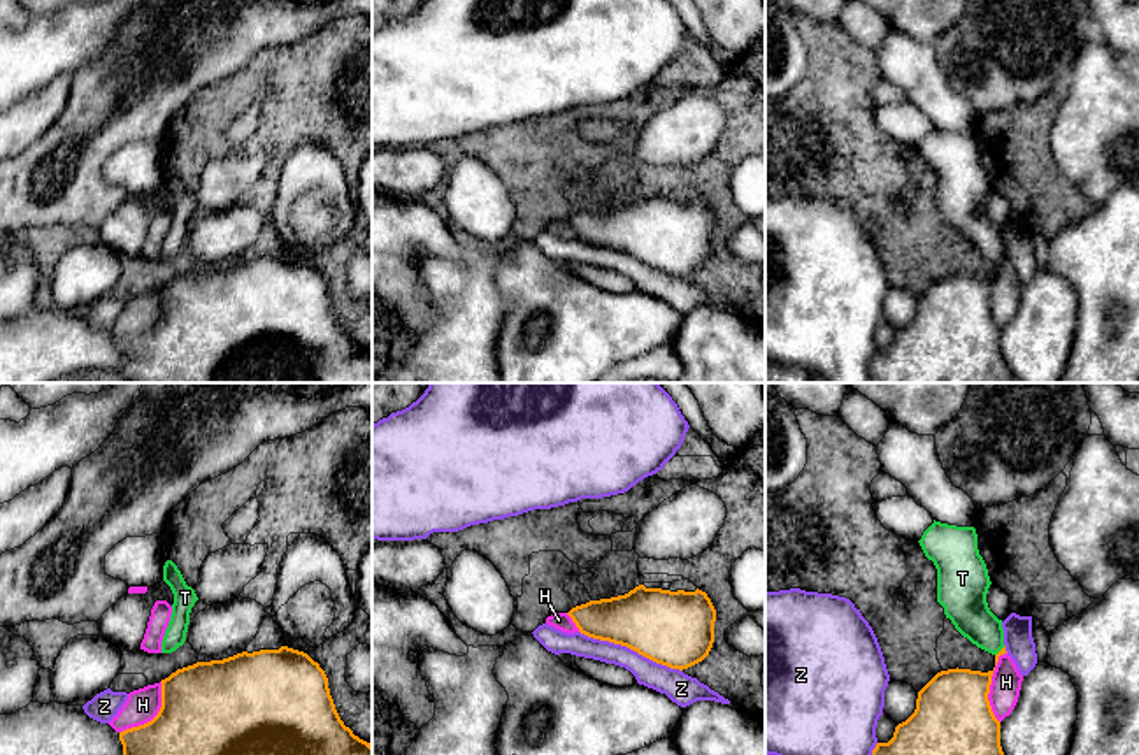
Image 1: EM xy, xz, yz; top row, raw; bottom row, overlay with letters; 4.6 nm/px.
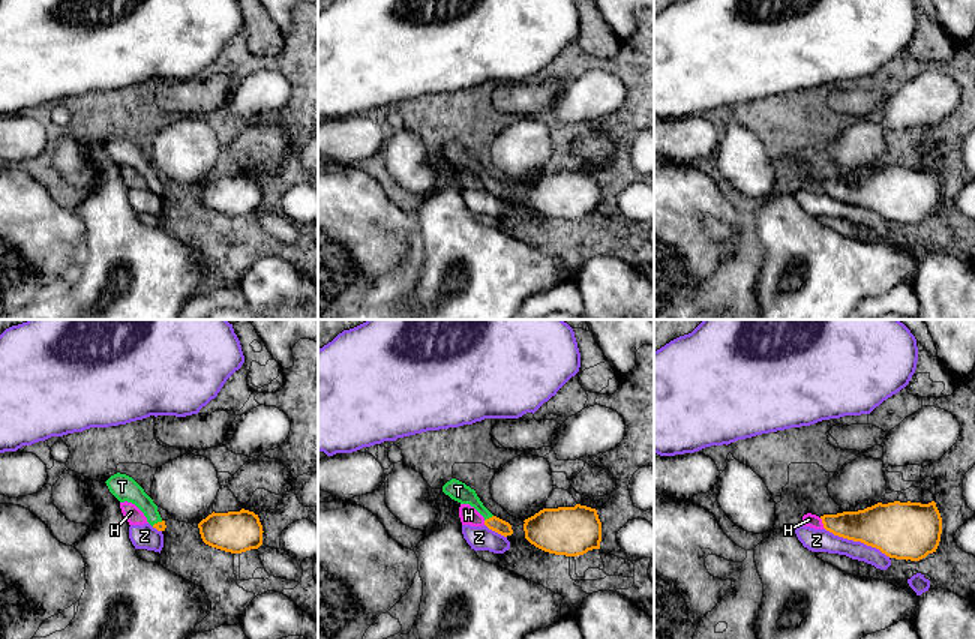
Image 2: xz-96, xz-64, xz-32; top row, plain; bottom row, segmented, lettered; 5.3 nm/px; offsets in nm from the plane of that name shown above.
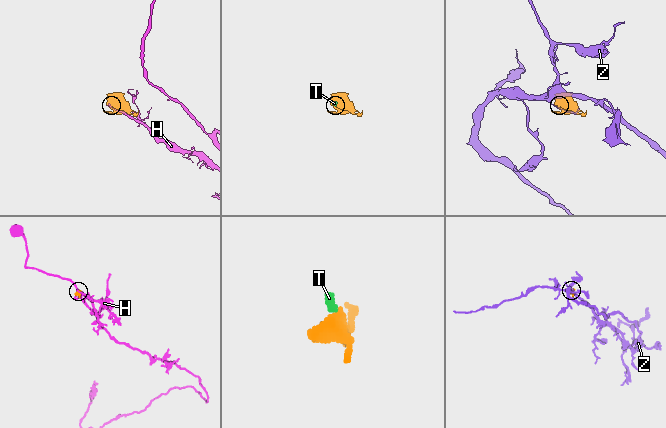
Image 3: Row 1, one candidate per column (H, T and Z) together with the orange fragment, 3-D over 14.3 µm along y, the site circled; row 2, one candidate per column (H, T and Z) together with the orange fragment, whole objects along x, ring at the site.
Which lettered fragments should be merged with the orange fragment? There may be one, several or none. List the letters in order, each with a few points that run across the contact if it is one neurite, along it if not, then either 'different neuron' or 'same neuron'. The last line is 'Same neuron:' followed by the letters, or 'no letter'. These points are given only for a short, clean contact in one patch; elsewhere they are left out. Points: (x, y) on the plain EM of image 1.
H: different neuron
T: line yz (1002, 257), (1001, 257), (971, 223), (967, 215); same neuron
Z: different neuron
Same neuron: T

